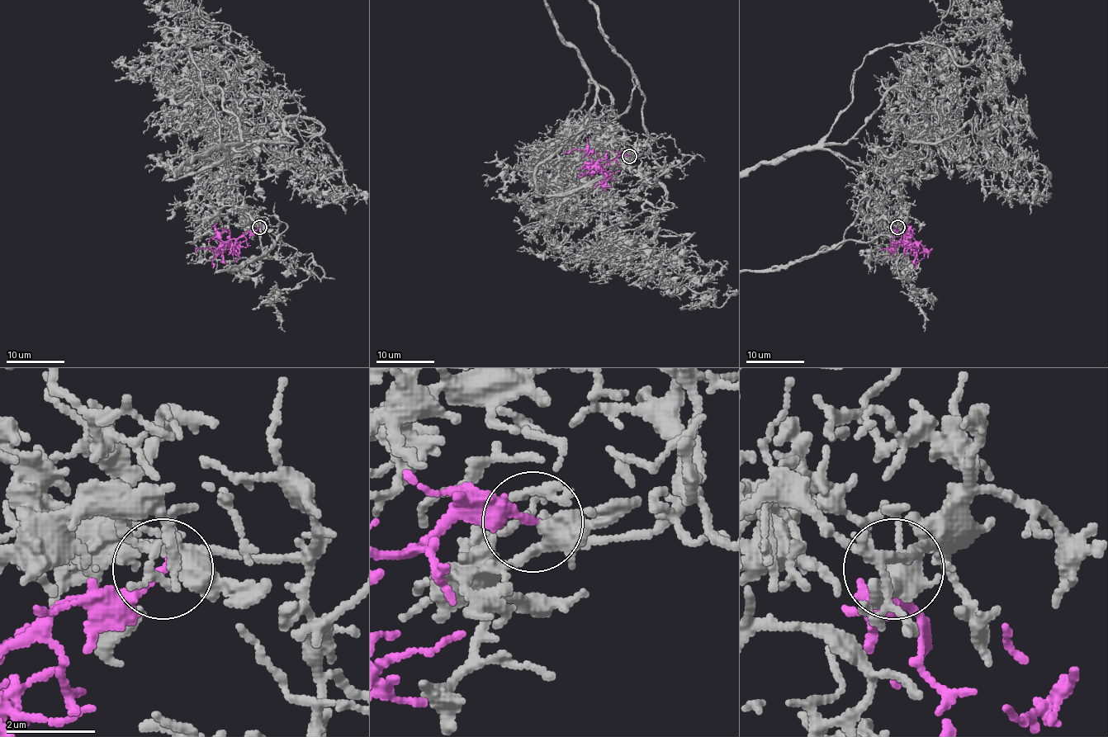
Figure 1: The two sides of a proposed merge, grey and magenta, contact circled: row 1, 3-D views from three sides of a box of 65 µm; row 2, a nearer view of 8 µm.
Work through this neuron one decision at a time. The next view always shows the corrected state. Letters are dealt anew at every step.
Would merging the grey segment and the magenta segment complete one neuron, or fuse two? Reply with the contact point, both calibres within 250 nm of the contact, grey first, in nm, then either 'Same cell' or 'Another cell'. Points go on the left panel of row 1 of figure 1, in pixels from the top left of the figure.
Place: (259, 227). Thickness 360 nm (grey) against 180 nm. Same cell

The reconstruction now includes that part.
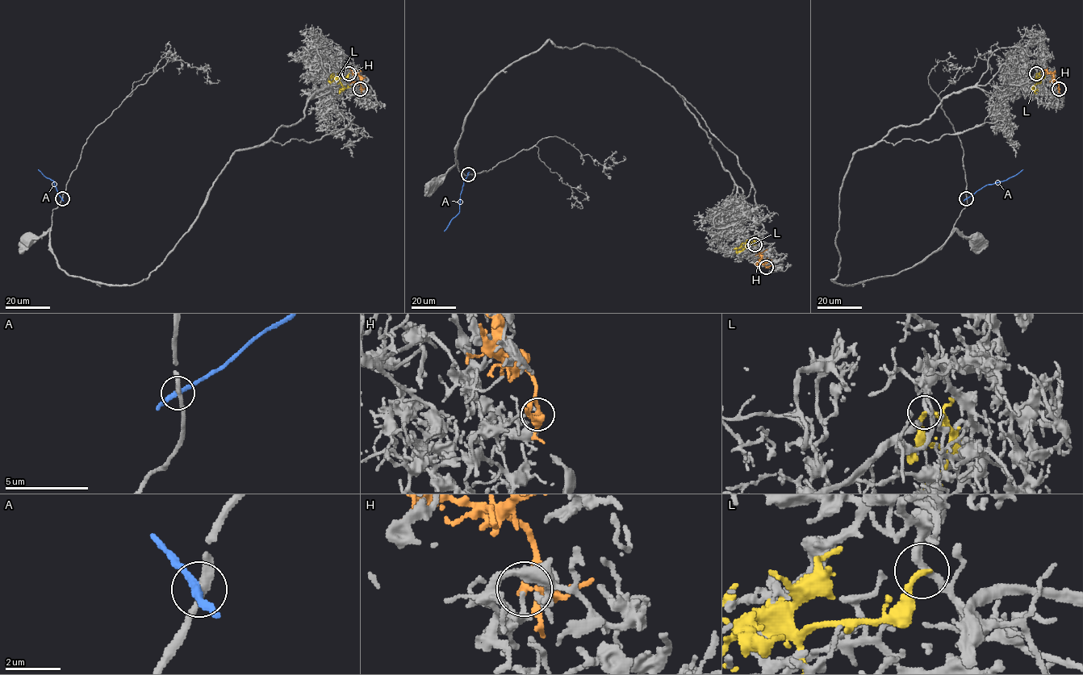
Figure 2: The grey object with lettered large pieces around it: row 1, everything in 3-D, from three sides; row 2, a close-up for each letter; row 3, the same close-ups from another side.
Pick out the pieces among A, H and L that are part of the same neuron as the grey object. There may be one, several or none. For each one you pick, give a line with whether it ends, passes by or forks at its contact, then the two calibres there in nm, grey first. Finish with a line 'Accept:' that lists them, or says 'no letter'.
Accept: no letter

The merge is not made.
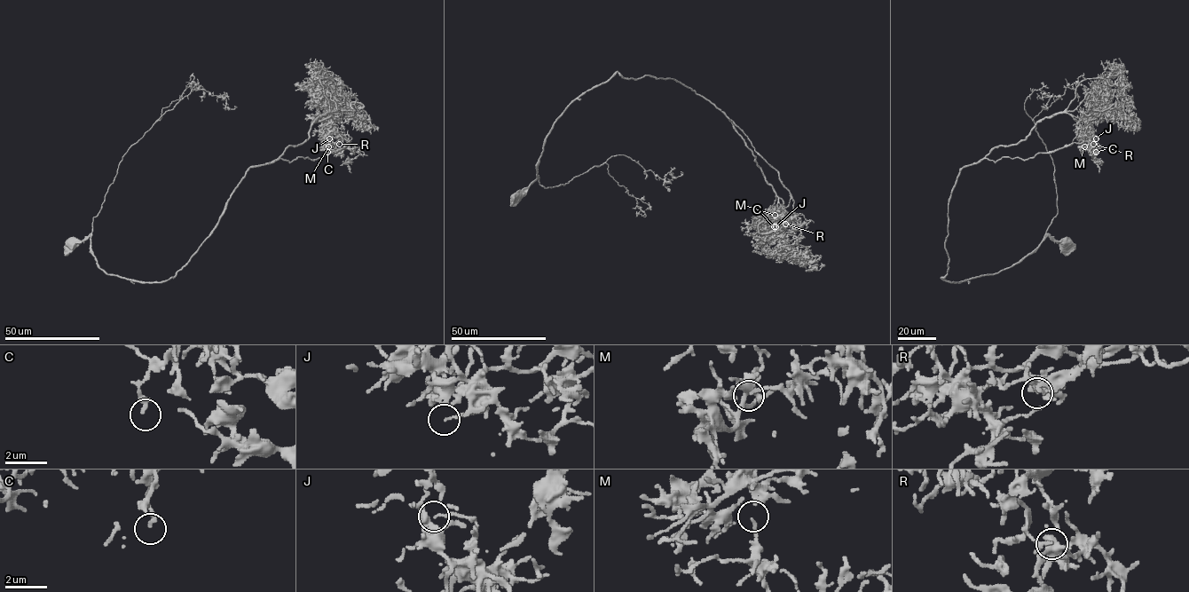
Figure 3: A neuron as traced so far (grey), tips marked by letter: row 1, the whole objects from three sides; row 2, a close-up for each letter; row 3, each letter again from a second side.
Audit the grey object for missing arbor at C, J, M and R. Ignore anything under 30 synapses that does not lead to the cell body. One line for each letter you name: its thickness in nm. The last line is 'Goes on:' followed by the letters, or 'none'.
Goes on: none

